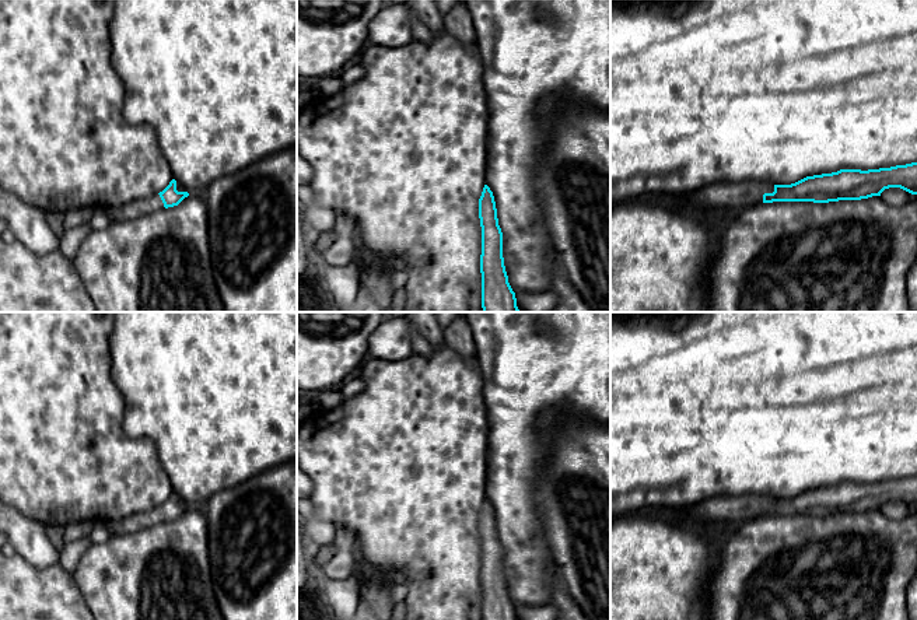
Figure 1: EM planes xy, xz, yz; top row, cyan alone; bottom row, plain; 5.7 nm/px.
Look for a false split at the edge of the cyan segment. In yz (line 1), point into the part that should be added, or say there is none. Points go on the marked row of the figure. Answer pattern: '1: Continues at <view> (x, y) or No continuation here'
1: Continues at yz (721, 200)

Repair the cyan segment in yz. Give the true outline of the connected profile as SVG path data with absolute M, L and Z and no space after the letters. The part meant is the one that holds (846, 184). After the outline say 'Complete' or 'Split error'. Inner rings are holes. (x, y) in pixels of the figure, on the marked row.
M917 162L868 171L840 169L806 176L791 185L757 181L715 183L692 193L664 197L661 203L724 218L763 203L861 200L881 196L889 188L917 195Z. Split error

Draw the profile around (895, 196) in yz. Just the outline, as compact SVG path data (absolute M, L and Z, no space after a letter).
M889 188L889 189L885 189L882 193L881 193L881 199L886 203L886 204L890 204L890 206L895 206L895 207L902 207L904 206L910 199L911 199L911 193L900 189L900 188Z

